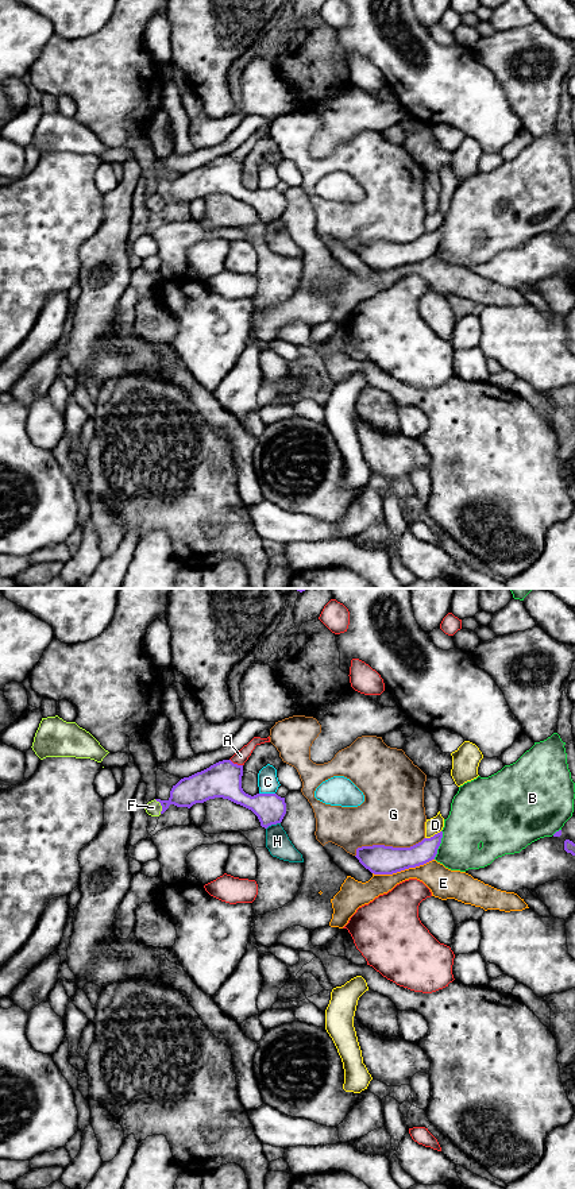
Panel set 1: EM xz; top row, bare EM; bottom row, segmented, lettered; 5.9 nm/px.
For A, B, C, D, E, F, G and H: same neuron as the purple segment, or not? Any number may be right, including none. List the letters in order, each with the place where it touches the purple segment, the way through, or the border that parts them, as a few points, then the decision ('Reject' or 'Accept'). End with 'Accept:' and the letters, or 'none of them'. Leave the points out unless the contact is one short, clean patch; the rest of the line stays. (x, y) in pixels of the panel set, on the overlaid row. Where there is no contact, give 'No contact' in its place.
A: Touches purple at xz (236, 764). Reject
B: Touches purple at xz (439, 845). Reject
C: Touches purple at xz (267, 794). Reject
D: Touches purple at xz (433, 836). Reject
E: Touches purple at xz (402, 869). Boundary: xz (433, 859), (392, 873), (373, 873). Reject
F: Touches purple at xz (161, 805). Path across: xz (197, 788), (161, 805), (153, 807). Accept
G: Touches purple at xz (386, 846). Reject
H: Touches purple at xz (273, 823). Boundary: xz (280, 822), (271, 823), (266, 829). Reject
Accept: F

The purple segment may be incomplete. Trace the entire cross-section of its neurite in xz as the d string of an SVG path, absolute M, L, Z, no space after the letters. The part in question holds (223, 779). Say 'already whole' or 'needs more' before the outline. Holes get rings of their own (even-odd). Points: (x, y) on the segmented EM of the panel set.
needs more; M231 760L219 761L189 777L181 779L170 791L167 800L154 799L144 806L151 817L159 817L170 804L190 808L196 803L223 798L251 810L261 826L267 829L281 823L286 814L285 798L277 794L246 794L242 788L243 765Z

